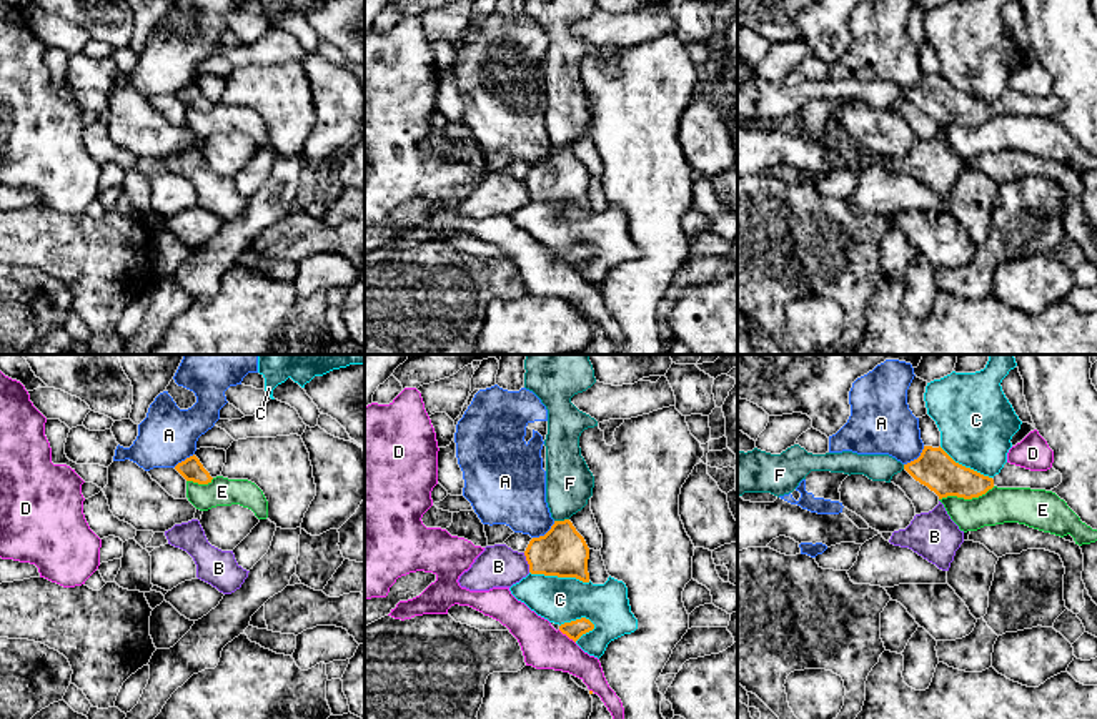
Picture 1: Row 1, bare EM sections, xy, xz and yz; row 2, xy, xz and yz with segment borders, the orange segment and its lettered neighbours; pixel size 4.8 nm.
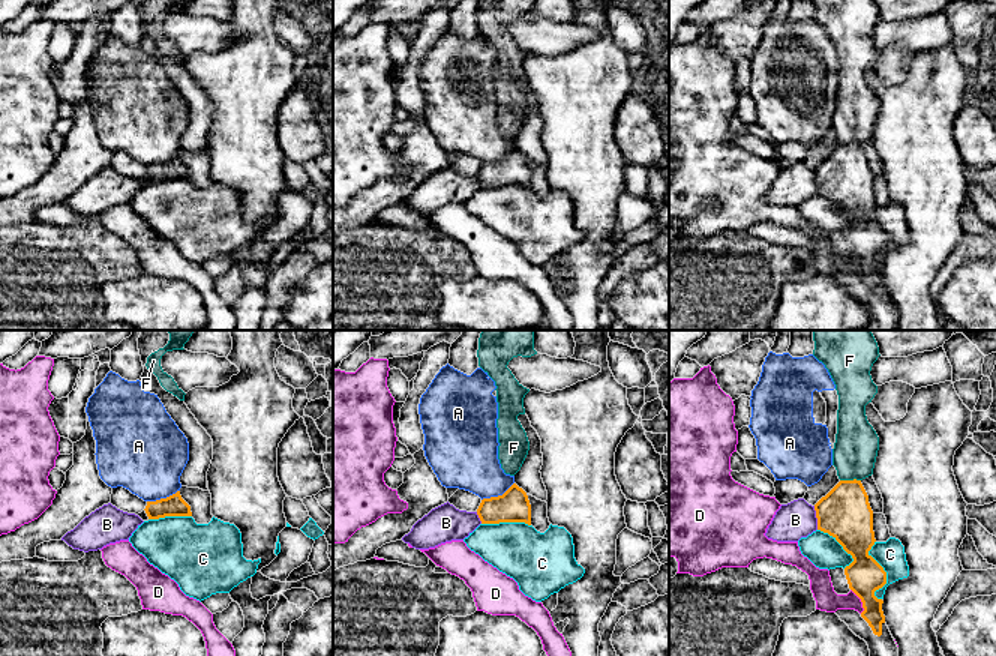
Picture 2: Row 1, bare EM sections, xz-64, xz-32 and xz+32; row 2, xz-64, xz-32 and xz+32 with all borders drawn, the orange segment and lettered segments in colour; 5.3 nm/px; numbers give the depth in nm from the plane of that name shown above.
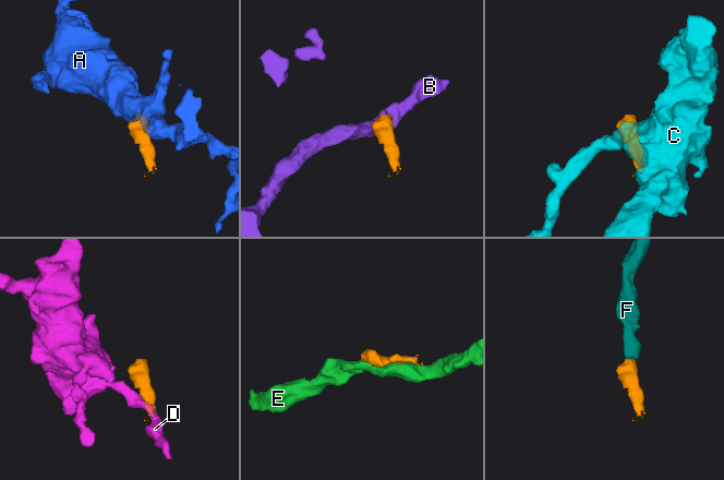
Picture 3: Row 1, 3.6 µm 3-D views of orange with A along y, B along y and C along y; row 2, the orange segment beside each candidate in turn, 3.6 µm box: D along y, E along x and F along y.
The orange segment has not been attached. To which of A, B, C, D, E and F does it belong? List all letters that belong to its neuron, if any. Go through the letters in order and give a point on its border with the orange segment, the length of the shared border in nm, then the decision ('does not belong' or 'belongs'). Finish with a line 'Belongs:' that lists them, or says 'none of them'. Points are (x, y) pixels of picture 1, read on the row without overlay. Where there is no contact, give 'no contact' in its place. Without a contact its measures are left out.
A: contact xz (546, 160); length 140 nm; does not belong
B: contact xz (528, 190); length 100 nm; does not belong
C: contact xz (560, 203); length 300 nm; does not belong
D: contact xz (566, 262); length 110 nm; does not belong
E: contact yz (966, 125); length 280 nm; does not belong
F: contact xz (561, 148); length 70 nm; belongs
Belongs: F

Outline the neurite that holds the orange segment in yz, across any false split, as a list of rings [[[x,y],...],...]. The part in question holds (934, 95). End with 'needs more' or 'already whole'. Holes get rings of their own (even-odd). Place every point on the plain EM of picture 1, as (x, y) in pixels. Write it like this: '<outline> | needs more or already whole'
[[[794,72],[781,82],[754,75],[737,78],[737,123],[744,120],[792,120],[811,98],[864,102],[872,108],[891,110],[892,103],[906,97],[916,108],[934,118],[939,126],[957,123],[972,126],[997,115],[1030,115],[1050,118],[1062,110],[1054,95],[1030,98],[1005,90],[994,105],[984,103],[956,90],[941,73],[924,73],[921,83],[902,92],[889,82],[857,82],[852,78],[812,82]]] | needs more

